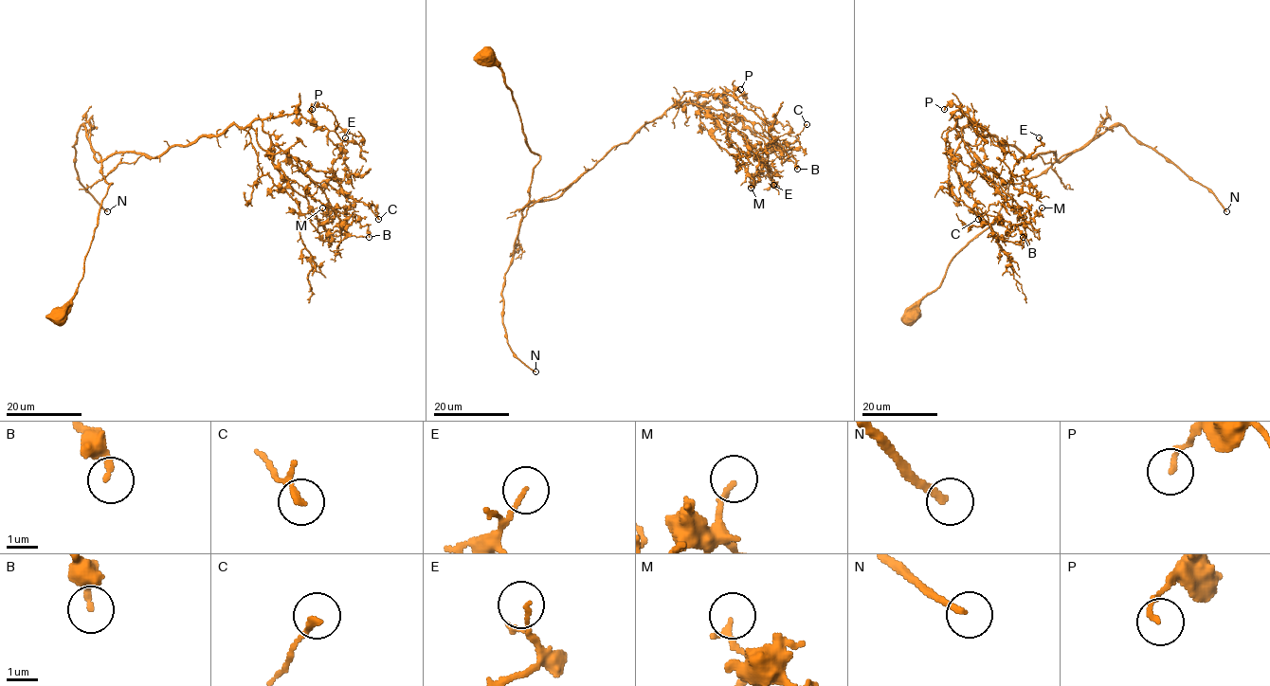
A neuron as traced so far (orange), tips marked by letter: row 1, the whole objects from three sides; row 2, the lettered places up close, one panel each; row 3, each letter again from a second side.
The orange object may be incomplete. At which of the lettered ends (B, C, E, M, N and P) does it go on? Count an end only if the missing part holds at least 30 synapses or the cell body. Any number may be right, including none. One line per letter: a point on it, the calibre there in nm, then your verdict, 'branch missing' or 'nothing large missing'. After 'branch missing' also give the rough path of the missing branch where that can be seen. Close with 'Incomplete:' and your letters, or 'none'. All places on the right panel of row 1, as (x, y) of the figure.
B: at (1023, 237); 240 nm thick; nothing large missing
C: at (978, 219); 150 nm thick; nothing large missing
E: at (1039, 137); 90 nm thick; nothing large missing
M: at (1042, 207); 170 nm thick; nothing large missing
N: at (1226, 211); 220 nm thick; branch missing
P: at (944, 109); 170 nm thick; nothing large missing
Incomplete: N

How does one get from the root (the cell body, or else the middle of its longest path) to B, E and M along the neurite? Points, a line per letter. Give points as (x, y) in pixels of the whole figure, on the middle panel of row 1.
B: (488, 53), (540, 156), (531, 201), (558, 198), (685, 91), (733, 95), (797, 169)
E: (488, 53), (540, 156), (531, 201), (558, 198), (614, 147), (690, 100), (740, 152), (760, 157), (773, 185)
M: (488, 53), (540, 156), (531, 201), (558, 198), (614, 147), (690, 100), (713, 139), (758, 179), (751, 188)

